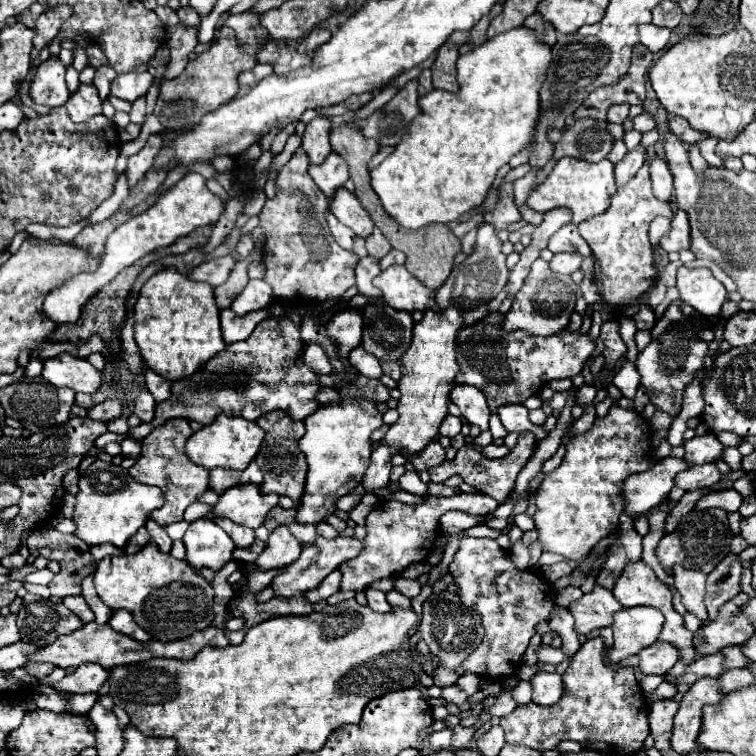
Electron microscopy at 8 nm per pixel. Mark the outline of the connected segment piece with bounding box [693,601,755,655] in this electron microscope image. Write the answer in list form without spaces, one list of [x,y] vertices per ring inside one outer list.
[[[727,601],[719,607],[719,615],[715,621],[701,625],[693,635],[693,647],[699,655],[711,655],[729,645],[741,645],[755,633],[753,625],[741,615],[739,607]]]

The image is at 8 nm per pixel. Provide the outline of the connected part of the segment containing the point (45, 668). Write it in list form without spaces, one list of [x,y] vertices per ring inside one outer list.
[[[27,663],[25,665],[25,669],[27,669],[27,673],[29,675],[33,675],[33,677],[37,677],[37,679],[41,679],[41,677],[47,677],[49,673],[53,673],[53,665],[49,665],[49,663]]]

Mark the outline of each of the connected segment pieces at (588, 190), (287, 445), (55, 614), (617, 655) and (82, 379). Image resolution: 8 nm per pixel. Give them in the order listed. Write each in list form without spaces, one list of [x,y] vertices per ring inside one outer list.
[[[563,157],[557,161],[547,181],[527,197],[525,205],[537,213],[547,213],[555,207],[565,207],[573,213],[571,223],[579,225],[581,221],[593,215],[605,213],[609,209],[609,199],[613,191],[615,191],[615,177],[613,177],[613,163],[609,159],[603,159],[599,163],[585,163],[581,159]]]
[[[273,411],[269,415],[261,415],[257,419],[257,423],[263,427],[265,431],[265,443],[261,443],[261,451],[255,457],[255,463],[261,467],[263,471],[263,483],[259,485],[259,489],[263,493],[277,493],[277,495],[287,495],[293,501],[299,501],[303,495],[303,487],[305,487],[305,475],[307,475],[307,461],[305,455],[299,451],[297,441],[303,437],[305,433],[305,425],[303,421],[295,421],[291,419],[285,411]]]
[[[27,593],[17,615],[21,641],[45,647],[59,635],[79,629],[83,623],[77,615],[69,613],[63,603],[53,603],[39,595]]]
[[[633,607],[621,609],[613,615],[613,637],[615,643],[609,651],[613,663],[623,661],[629,655],[639,653],[657,641],[659,631],[663,629],[663,615],[653,607]]]
[[[61,353],[43,361],[43,379],[55,387],[69,387],[81,393],[93,393],[101,385],[101,371],[97,371],[87,359]]]

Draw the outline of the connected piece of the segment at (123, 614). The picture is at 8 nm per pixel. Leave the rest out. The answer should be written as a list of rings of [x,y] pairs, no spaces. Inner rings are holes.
[[[115,611],[113,617],[111,617],[111,621],[109,621],[109,625],[115,631],[119,631],[123,635],[129,635],[129,637],[133,637],[137,641],[143,641],[143,643],[151,641],[151,635],[145,633],[145,631],[141,631],[141,627],[137,627],[137,623],[133,623],[133,617],[127,611]]]

